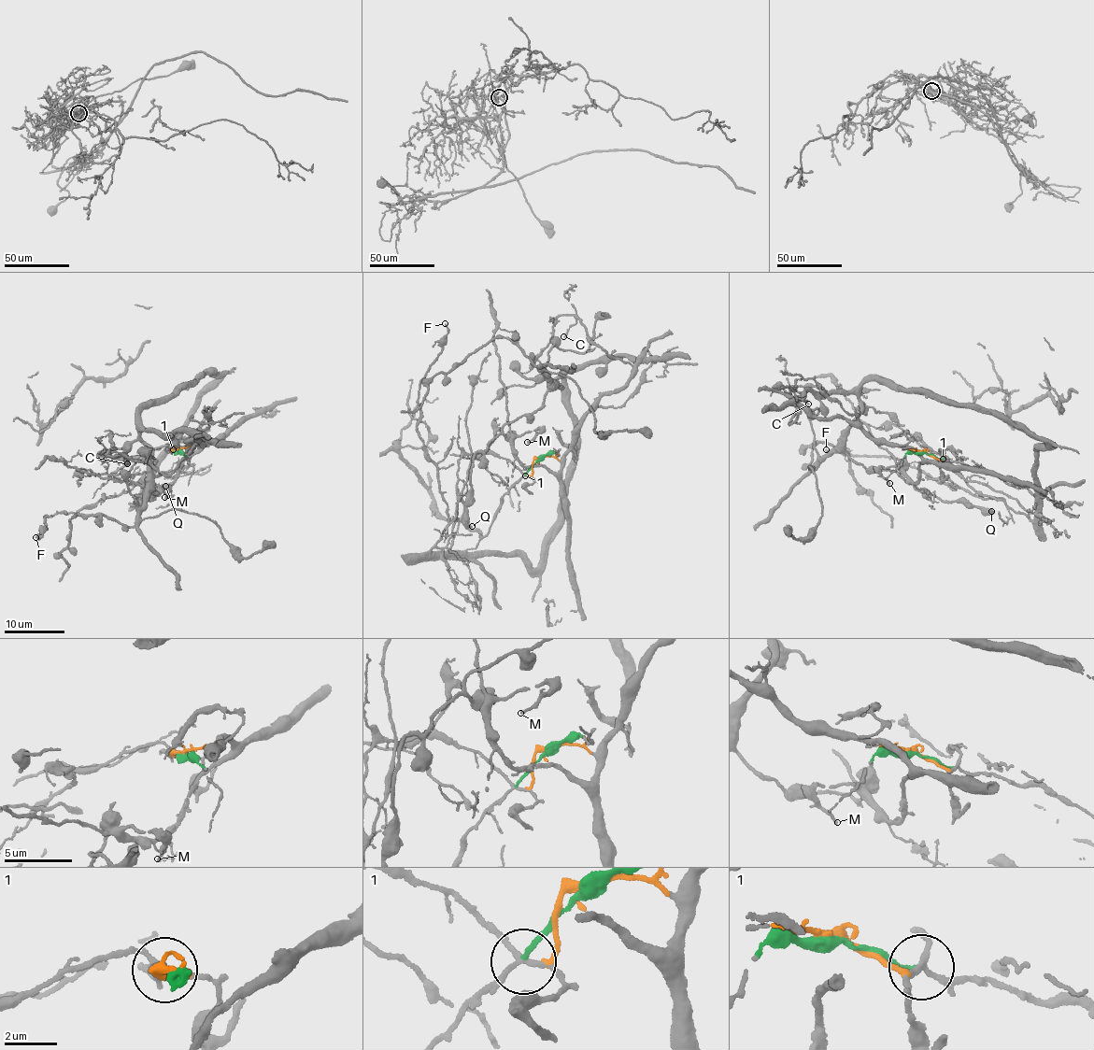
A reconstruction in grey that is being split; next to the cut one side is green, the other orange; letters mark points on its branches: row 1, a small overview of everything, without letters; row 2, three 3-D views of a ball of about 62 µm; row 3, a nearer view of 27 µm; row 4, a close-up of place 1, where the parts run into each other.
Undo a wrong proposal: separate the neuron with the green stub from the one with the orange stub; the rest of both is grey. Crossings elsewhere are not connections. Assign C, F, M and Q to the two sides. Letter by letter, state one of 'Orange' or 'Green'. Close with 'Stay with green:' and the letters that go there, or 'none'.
C: Orange
F: Green
M: Orange
Q: Green
Stay with green: F, Q

